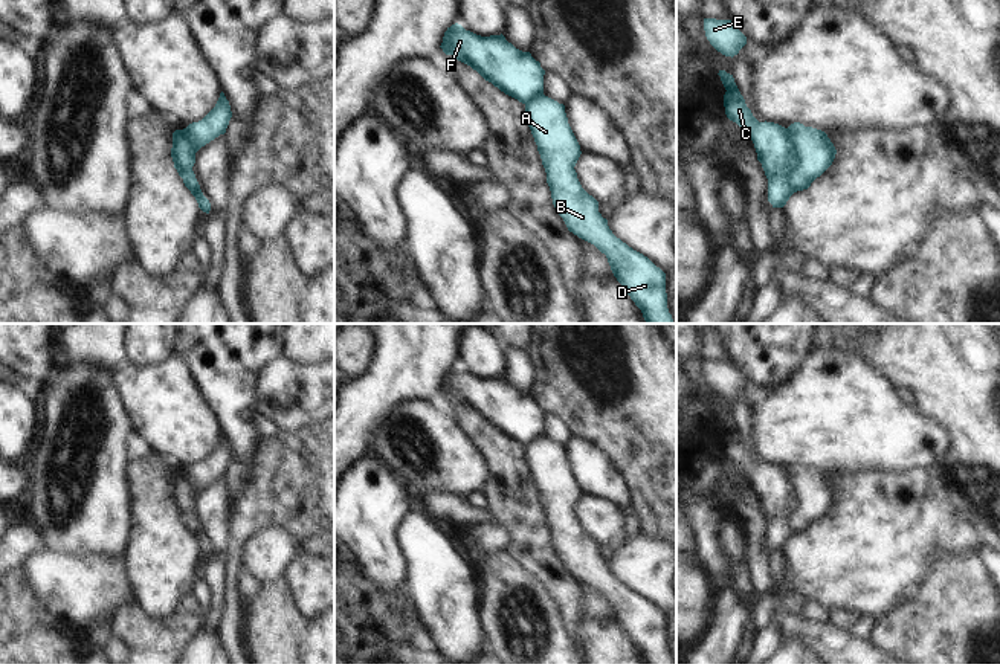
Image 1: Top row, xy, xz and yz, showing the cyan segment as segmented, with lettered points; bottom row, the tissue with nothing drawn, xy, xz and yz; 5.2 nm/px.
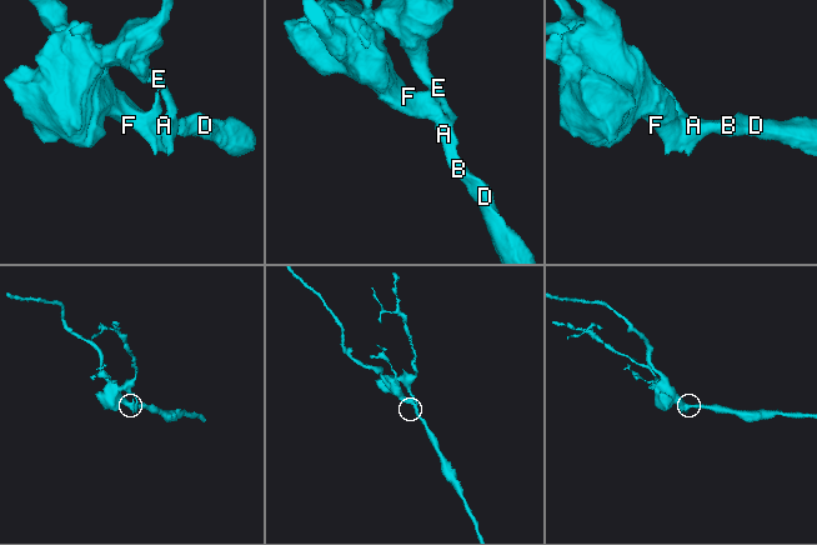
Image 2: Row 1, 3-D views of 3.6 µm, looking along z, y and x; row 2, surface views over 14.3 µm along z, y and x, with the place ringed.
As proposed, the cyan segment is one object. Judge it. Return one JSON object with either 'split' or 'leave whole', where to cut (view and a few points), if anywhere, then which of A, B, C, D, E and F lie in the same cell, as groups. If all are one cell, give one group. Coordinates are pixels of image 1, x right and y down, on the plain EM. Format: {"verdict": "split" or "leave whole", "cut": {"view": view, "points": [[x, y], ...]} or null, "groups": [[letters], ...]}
{"verdict": "split", "cut": {"view": "yz", "points": [[785, 470], [797, 499], [790, 516], [794, 533]]}, "groups": [["A", "B", "D", "E"], ["C", "F"]]}

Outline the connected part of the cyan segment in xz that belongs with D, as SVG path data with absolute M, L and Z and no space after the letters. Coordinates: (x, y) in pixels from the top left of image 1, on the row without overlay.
M542 435L525 444L525 459L547 514L553 546L568 572L606 597L614 618L646 664L673 664L667 650L666 615L612 575L598 554L598 543L582 530L574 511L582 493L565 447Z

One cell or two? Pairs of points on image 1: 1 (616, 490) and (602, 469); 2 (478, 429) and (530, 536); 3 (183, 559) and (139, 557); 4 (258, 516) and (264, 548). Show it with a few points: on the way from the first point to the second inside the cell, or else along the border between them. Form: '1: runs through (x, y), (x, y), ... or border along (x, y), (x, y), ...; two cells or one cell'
1: runs through (611, 486), (602, 473); one cell
2: runs through (503, 455), (509, 470), (512, 501), (519, 510); one cell
3: runs through (173, 559), (150, 557); one cell
4: border along (295, 541), (281, 528), (255, 530), (240, 557); two cells

